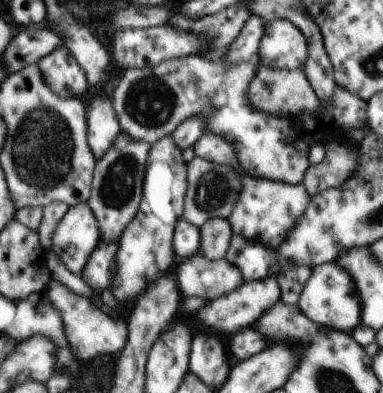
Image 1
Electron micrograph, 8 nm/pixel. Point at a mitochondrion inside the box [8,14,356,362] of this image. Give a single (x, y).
(41, 143)

